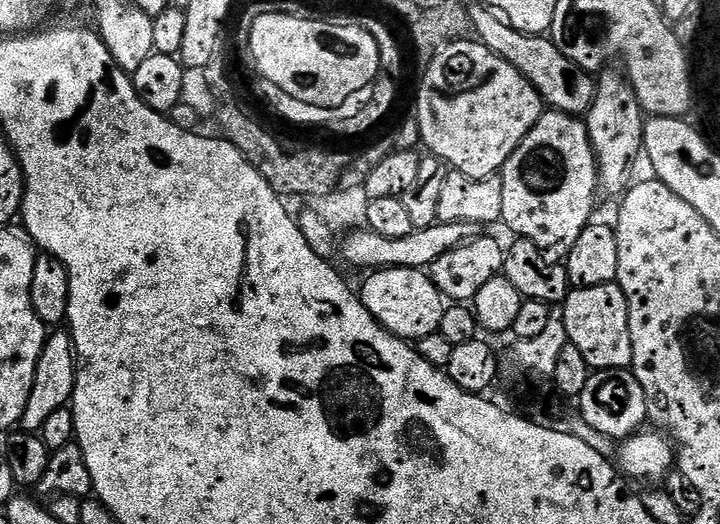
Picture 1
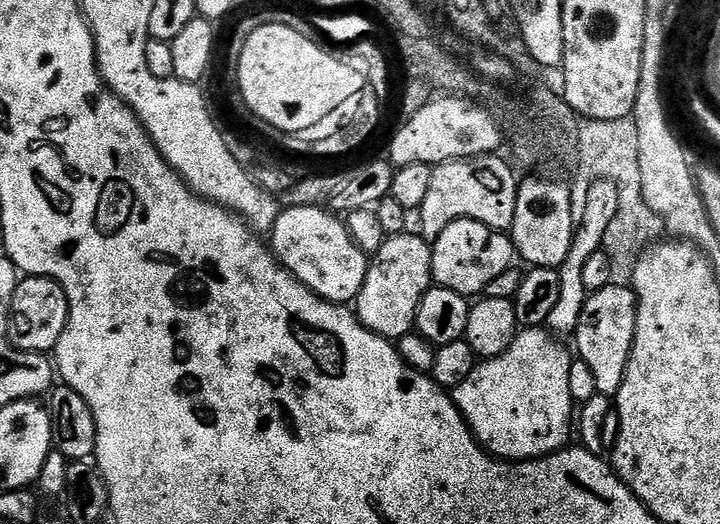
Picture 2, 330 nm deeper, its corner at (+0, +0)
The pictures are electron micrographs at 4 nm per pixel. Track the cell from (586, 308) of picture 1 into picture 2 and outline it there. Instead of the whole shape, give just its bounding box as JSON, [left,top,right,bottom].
[574,282,636,397]

